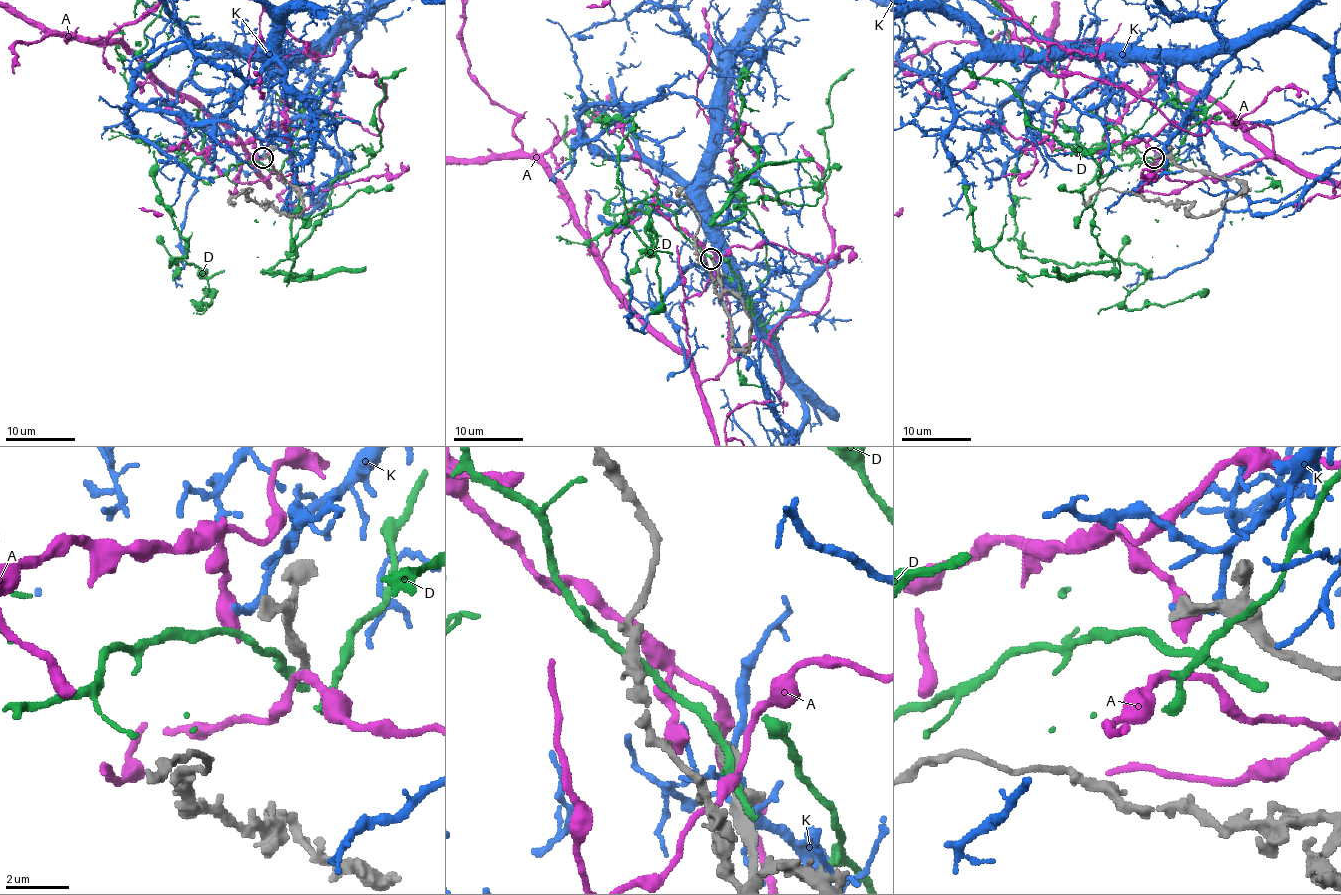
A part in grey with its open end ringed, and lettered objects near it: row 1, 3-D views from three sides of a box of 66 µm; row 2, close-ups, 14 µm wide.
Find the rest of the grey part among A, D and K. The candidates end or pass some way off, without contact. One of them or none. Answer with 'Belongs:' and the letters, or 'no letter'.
Belongs: no letter

